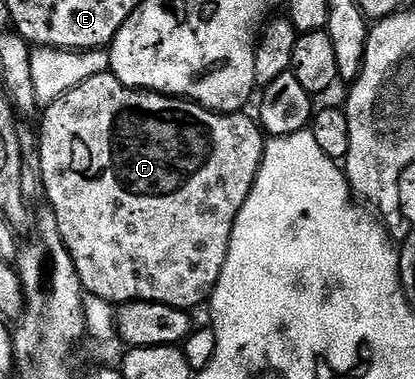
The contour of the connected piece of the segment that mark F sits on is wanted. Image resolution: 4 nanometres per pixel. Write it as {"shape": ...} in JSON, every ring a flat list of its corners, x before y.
{"shape":[[101,73,93,75,92,78,85,79,79,86,73,87,72,90,61,95,52,105,46,106,42,110,43,122,37,128,37,158,39,157,39,173,43,176,43,189,47,192,47,201,51,204,51,209,55,212,54,228,58,230,59,238,63,241,64,248,67,249,68,255,71,256,72,262,75,264,75,271,79,277,79,284,83,286,88,294,91,293,95,297,100,297,103,301,115,301,114,303,126,303,128,301,152,301,153,303,161,303,168,305,174,309,182,309,191,311,194,305,199,305,210,298,211,293,215,289,215,284,219,282,221,271,225,267,225,259,229,251,229,243,231,242,231,232,235,226,237,215,241,211,241,207,245,203,245,199,249,195,249,191,253,187,253,183,259,174,259,164,263,162,263,147,265,144,264,134,261,132,258,124,254,120,251,121,246,116,246,112,238,113,215,113,212,109,202,109,200,105,196,105,193,101,180,99,178,97,169,97,165,93,156,93,154,91,144,91,141,89,129,89,117,80,110,73]]}

